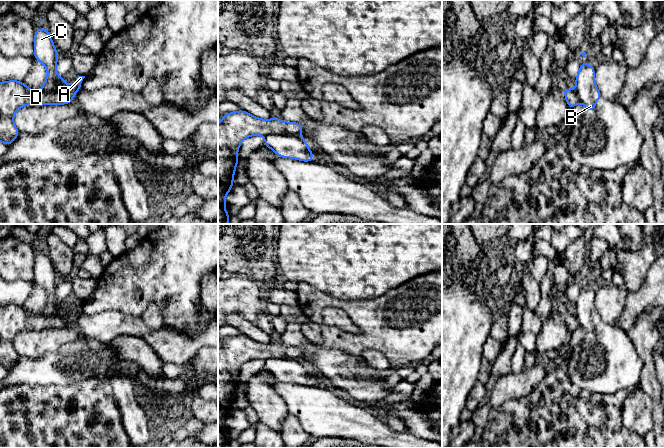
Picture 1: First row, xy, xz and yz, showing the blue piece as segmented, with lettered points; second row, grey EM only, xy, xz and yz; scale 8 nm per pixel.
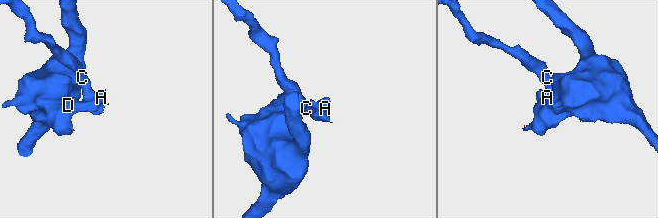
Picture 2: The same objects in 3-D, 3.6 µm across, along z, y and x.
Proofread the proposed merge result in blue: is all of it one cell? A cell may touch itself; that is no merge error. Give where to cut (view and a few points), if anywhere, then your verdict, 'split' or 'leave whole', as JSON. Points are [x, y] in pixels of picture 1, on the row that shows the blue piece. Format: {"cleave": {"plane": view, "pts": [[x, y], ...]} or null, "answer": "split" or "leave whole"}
{"cleave": {"plane": "xz", "pts": [[299, 135], [268, 134], [265, 137]]}, "answer": "split"}

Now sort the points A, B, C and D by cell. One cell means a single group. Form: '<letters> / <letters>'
A D / B C

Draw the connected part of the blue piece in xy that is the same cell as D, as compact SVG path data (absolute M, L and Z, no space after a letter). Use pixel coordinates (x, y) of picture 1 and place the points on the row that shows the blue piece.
M85 76L77 77L76 81L65 94L45 93L43 89L30 90L24 82L10 80L0 82L0 141L9 146L19 135L14 125L14 114L24 105L61 105L73 102L73 96L81 90L81 82Z

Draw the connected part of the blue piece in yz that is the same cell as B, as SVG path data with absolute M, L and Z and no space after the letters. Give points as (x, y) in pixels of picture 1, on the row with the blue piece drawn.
M585 60L580 66L576 82L576 94L580 102L582 102L587 111L594 111L596 101L602 98L594 81L595 67L588 65Z

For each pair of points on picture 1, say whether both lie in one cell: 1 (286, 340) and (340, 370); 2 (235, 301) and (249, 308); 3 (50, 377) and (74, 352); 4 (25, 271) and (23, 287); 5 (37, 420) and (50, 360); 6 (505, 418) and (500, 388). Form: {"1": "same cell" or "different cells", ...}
{"1": "same cell", "2": "same cell", "3": "same cell", "4": "different cells", "5": "different cells", "6": "different cells"}

